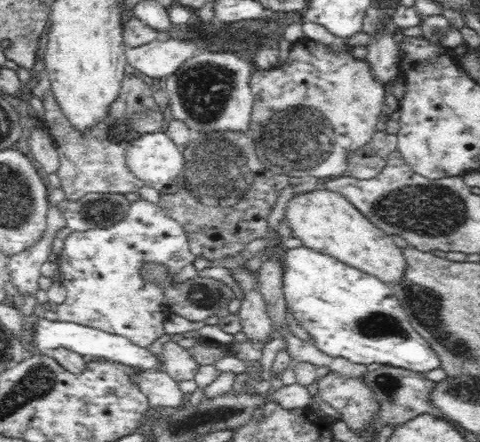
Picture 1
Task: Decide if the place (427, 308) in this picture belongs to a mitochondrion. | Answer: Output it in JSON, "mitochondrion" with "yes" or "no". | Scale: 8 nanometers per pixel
{"mitochondrion":"yes"}

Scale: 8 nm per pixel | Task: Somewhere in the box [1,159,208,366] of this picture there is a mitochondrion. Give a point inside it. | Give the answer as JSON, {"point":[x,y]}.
{"point":[99,210]}

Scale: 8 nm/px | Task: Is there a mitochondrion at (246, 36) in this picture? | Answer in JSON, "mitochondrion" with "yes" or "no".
{"mitochondrion":"yes"}

